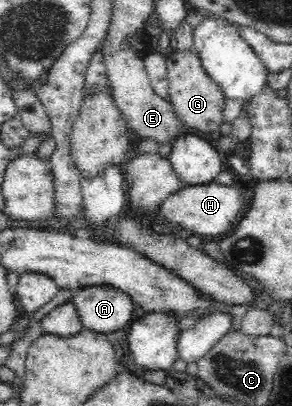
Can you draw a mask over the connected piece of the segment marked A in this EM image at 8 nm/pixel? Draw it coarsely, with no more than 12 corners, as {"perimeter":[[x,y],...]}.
{"perimeter":[[110,285],[70,301],[84,330],[108,334],[133,322],[134,303]]}

